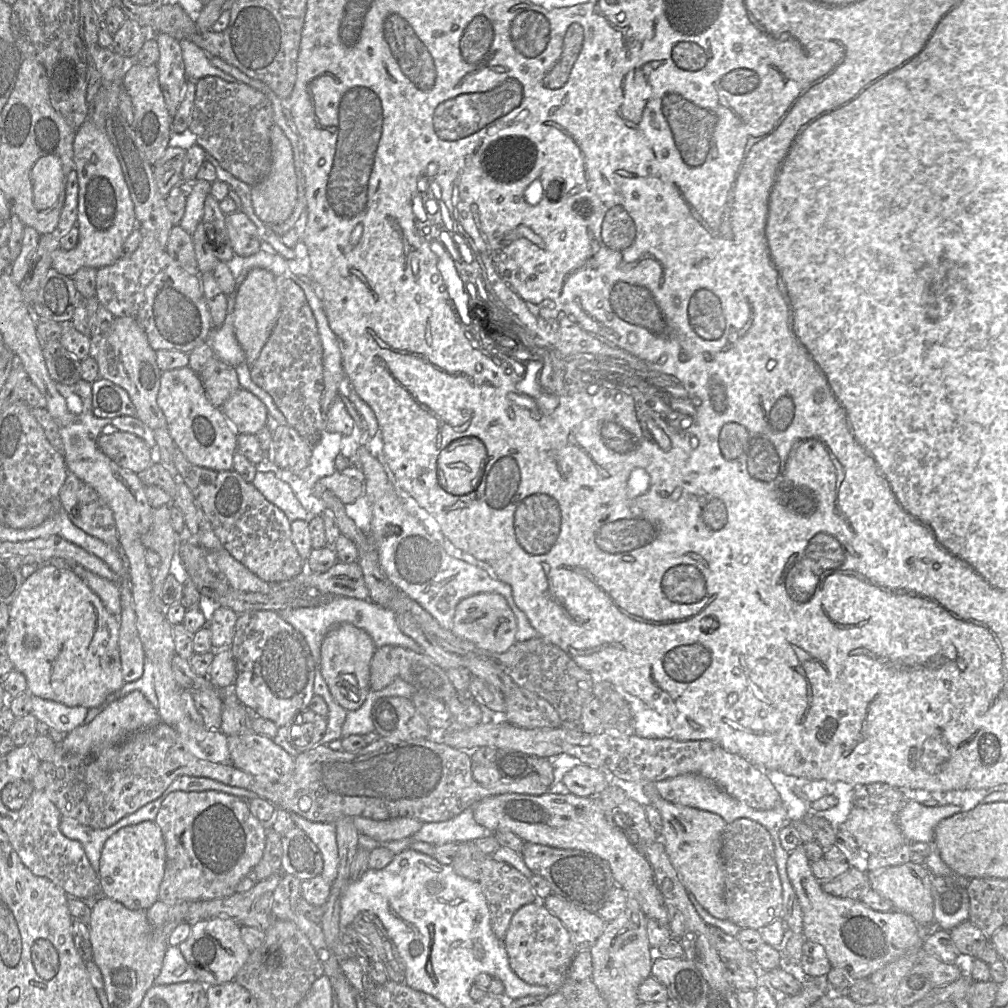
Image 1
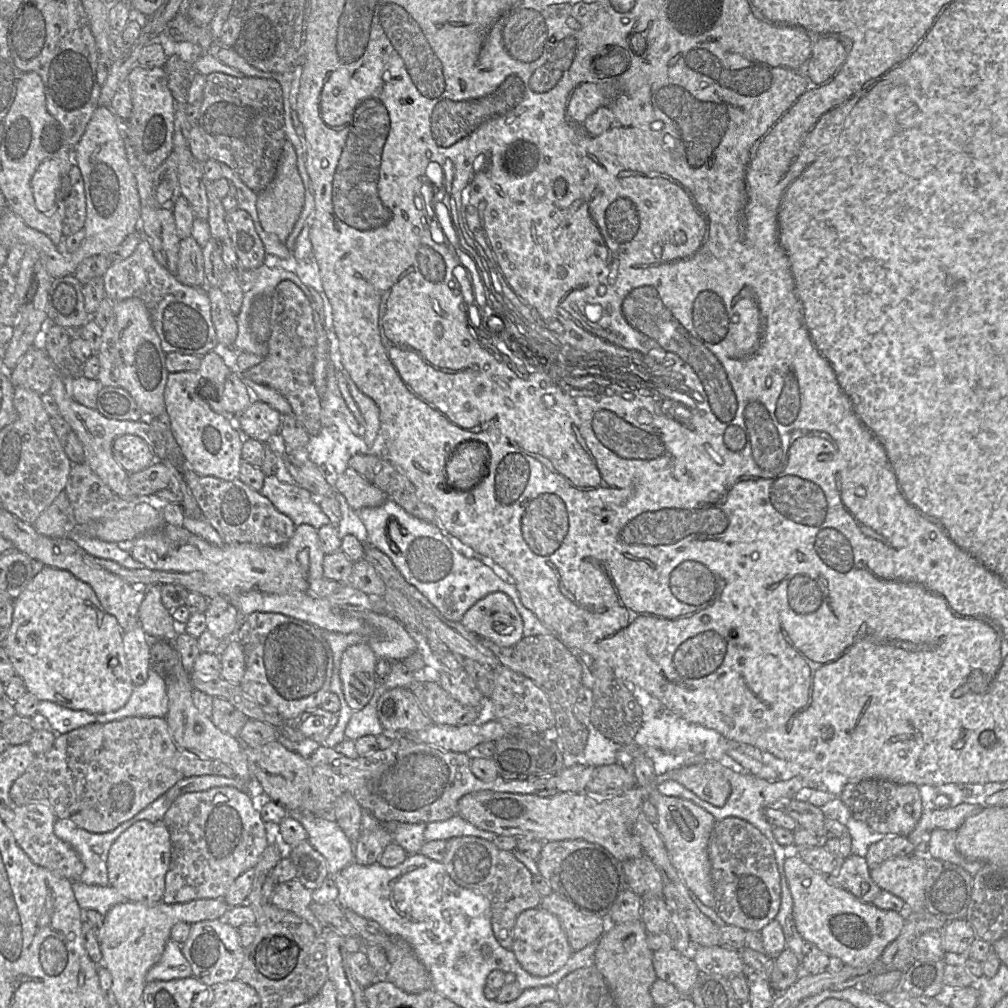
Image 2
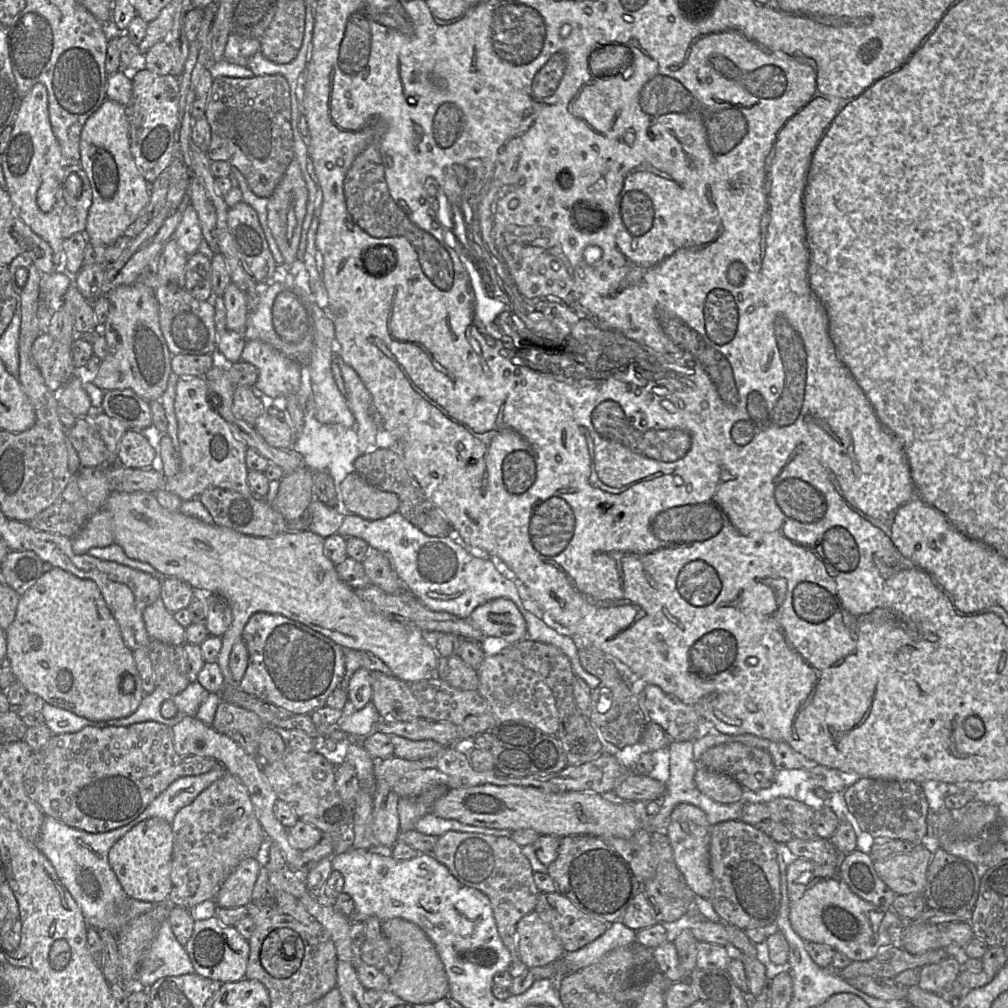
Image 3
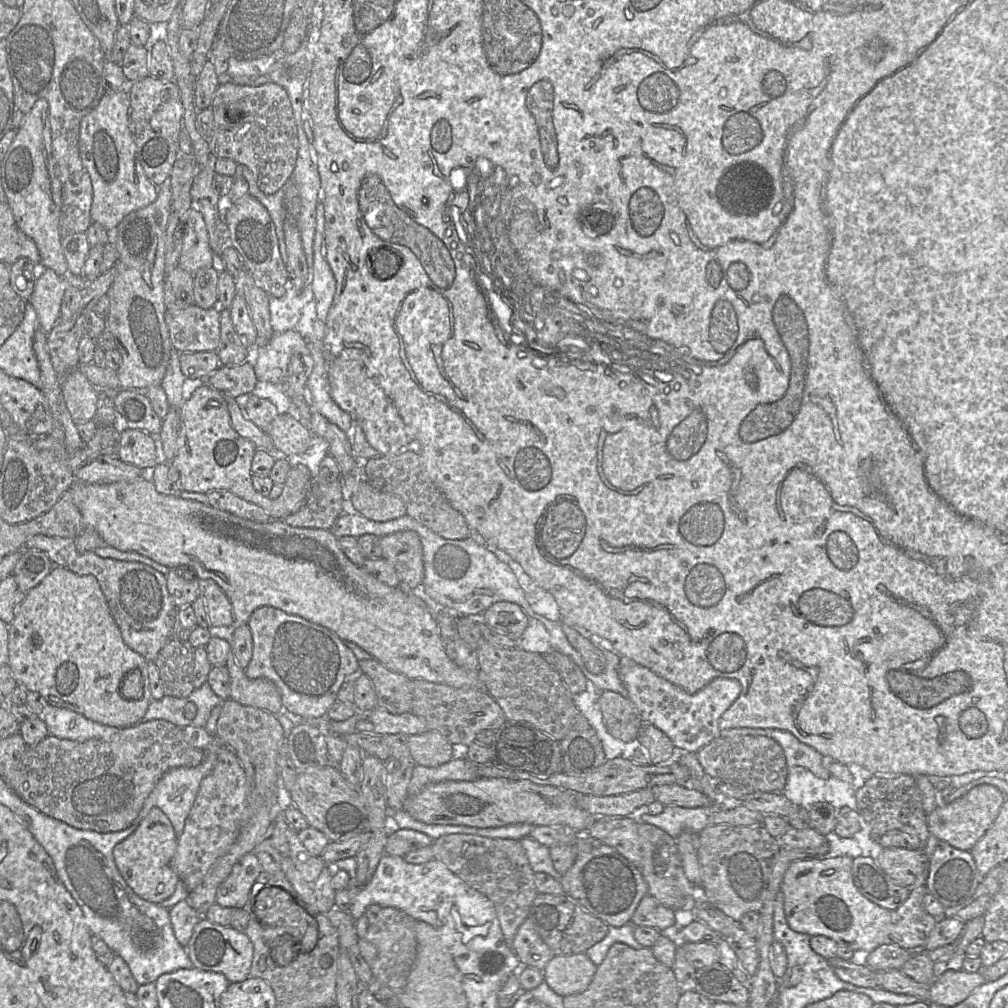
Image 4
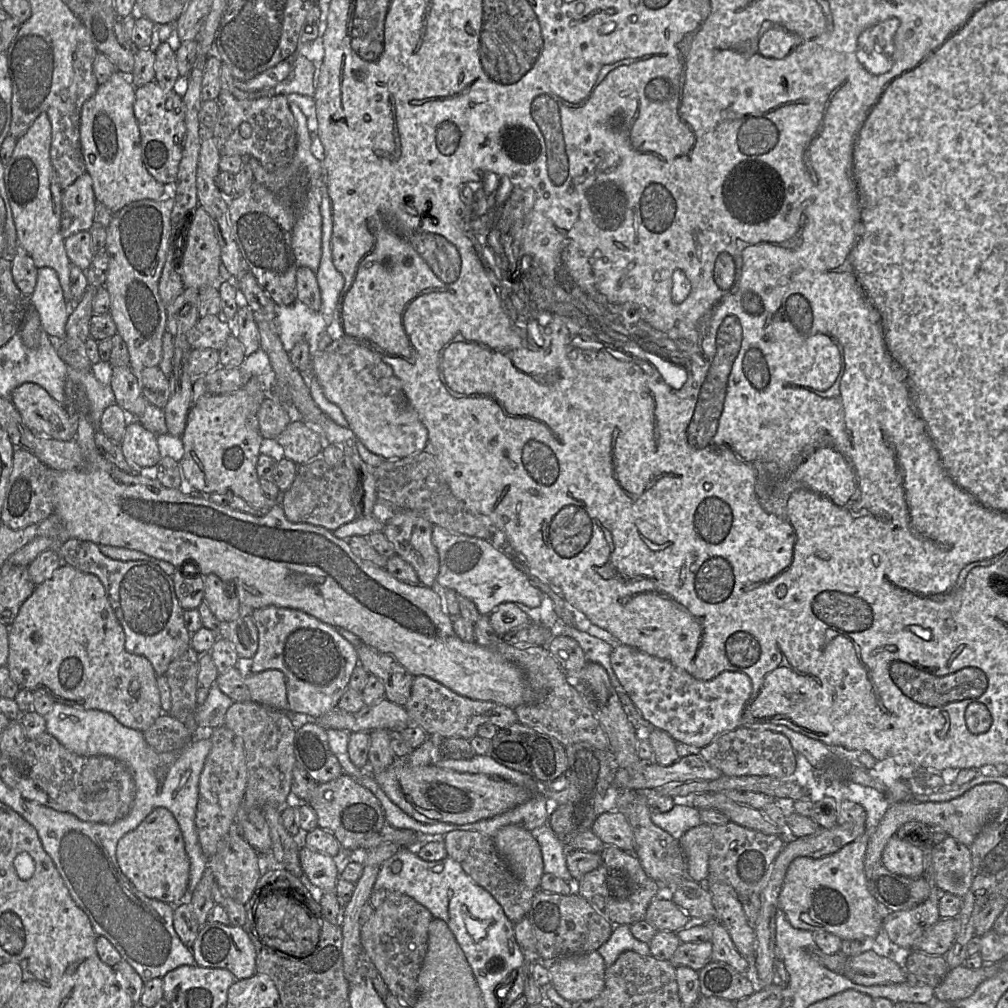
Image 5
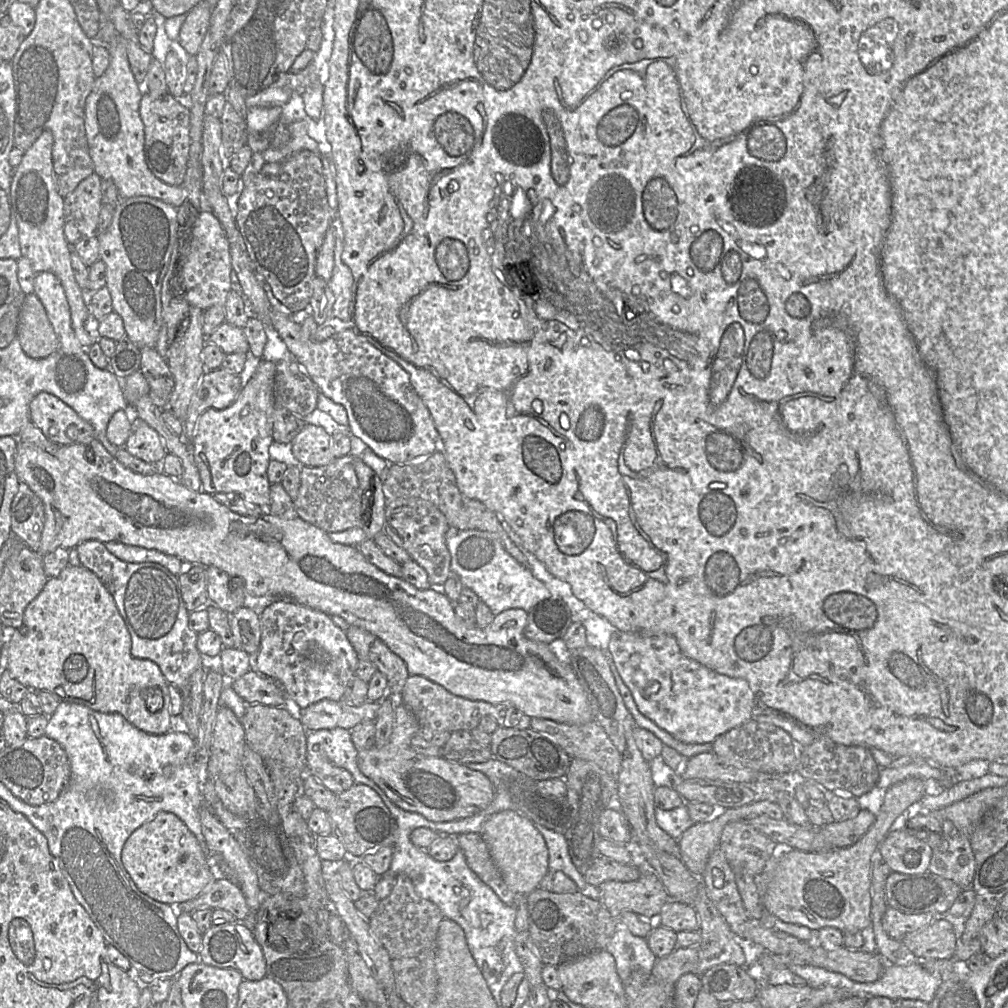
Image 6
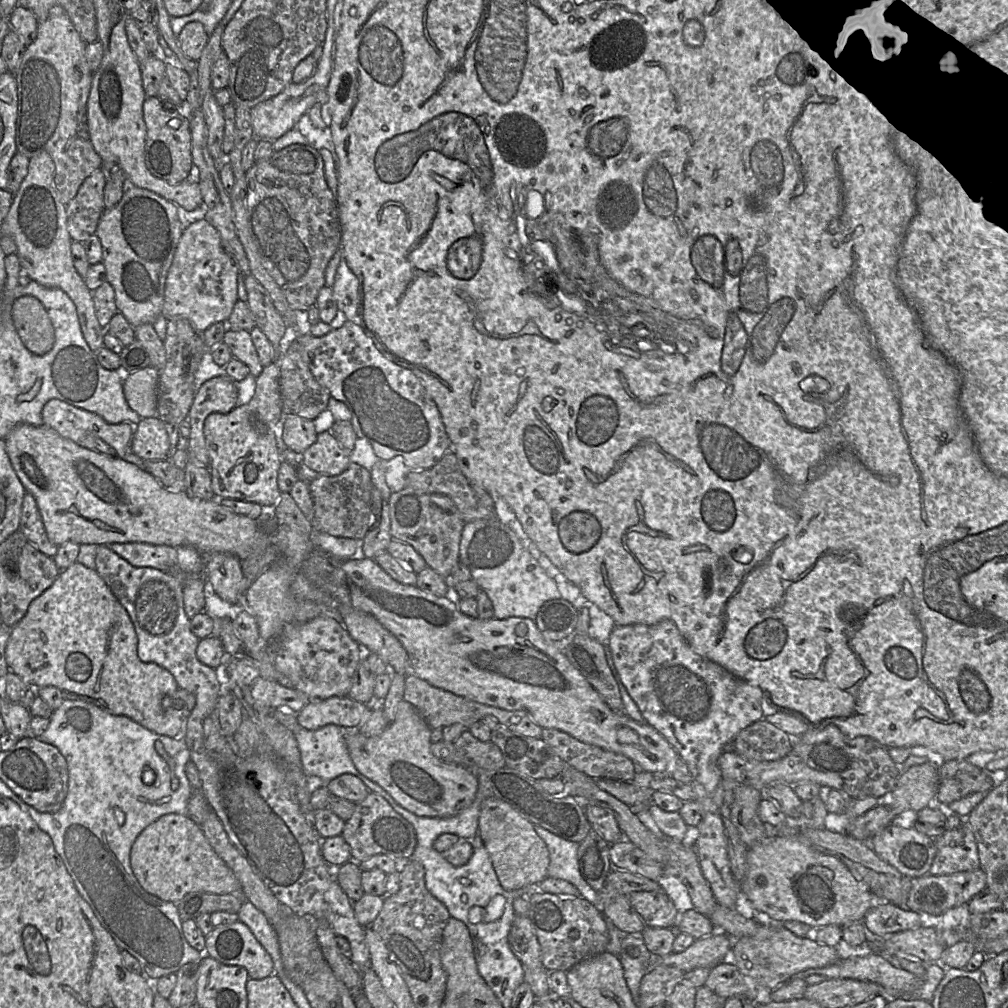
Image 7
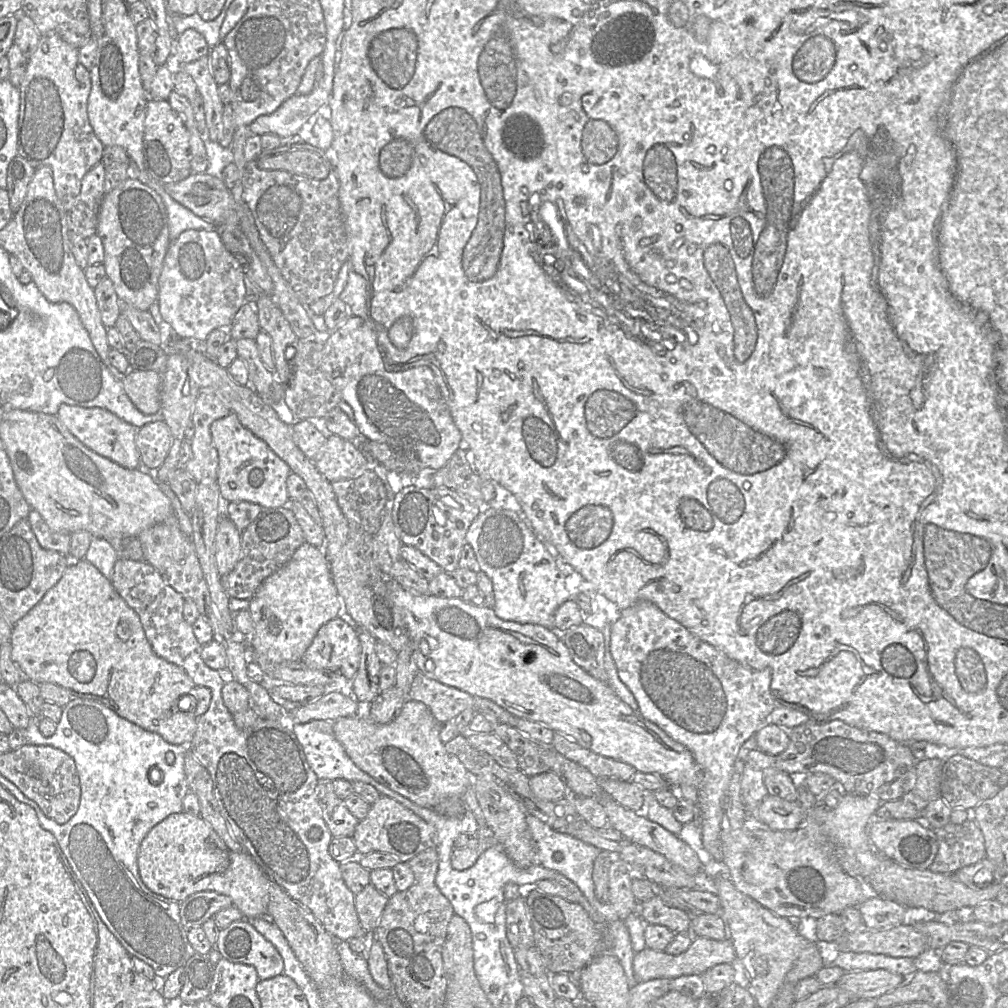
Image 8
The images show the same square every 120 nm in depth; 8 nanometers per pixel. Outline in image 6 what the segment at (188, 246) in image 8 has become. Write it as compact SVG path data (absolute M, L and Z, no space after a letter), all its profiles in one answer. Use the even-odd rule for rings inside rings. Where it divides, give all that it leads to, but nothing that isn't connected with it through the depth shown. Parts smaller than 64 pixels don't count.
M201 211L192 231L189 253L183 259L181 288L185 300L202 311L214 305L224 306L231 291L231 271L229 242L225 231L212 212Z

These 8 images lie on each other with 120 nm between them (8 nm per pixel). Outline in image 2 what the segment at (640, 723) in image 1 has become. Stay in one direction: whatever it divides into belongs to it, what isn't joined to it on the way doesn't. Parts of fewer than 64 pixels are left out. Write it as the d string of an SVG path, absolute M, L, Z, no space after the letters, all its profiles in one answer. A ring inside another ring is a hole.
M653 696L651 697L651 703L647 707L642 708L642 711L642 726L634 738L634 743L643 749L645 756L652 760L656 776L684 766L705 763L708 760L717 761L720 759L719 762L724 766L739 768L740 765L725 754L732 751L755 759L755 756L751 756L739 748L729 746L725 737L716 730L690 723L679 717ZM693 745L703 745L704 752L692 752L691 747Z

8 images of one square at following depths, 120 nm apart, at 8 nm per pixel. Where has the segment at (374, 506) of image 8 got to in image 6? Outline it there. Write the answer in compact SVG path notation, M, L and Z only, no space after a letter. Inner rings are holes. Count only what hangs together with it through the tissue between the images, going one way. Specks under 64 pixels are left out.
M349 454L321 467L303 466L300 488L293 504L301 519L327 533L363 527L362 501L354 468L354 457Z

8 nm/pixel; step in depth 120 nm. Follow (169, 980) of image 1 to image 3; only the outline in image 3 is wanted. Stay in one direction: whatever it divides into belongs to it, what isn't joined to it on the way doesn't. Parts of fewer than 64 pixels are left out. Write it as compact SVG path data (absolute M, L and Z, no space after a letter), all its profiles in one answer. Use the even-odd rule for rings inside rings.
M163 920L144 953L136 976L138 988L148 989L158 979L194 973L190 958L175 935L170 922Z

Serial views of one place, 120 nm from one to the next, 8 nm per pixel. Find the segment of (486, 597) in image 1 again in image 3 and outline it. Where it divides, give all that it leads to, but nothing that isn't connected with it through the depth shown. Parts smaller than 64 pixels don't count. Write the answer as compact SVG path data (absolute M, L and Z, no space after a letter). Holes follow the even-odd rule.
M496 598L481 604L468 618L486 637L499 637L510 644L527 639L525 618L508 598Z

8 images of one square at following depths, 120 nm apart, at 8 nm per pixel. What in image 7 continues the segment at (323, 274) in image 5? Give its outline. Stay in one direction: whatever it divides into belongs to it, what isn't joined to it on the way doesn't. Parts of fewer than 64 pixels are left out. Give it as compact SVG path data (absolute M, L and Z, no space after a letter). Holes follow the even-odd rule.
M342 257L331 289L337 302L338 310L345 314L347 320L351 320L357 315L358 287L359 281L357 277Z

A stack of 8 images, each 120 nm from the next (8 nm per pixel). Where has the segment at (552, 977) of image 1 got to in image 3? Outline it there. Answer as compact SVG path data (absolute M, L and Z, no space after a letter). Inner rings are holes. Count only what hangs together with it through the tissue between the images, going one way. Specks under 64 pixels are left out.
M535 911L523 916L516 930L520 960L527 968L553 964L565 953L550 926Z

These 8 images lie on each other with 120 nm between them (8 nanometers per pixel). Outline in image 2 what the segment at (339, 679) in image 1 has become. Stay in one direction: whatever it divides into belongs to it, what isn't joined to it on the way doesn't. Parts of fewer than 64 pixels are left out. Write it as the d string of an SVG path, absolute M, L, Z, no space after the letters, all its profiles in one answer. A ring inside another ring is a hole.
M367 643L351 645L342 655L338 673L344 699L353 712L363 709L373 696L378 659Z

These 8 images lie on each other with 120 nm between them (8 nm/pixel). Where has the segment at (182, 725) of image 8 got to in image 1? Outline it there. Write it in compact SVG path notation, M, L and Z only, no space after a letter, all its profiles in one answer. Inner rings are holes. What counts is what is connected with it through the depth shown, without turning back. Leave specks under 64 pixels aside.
M42 564L22 583L20 590L9 605L9 623L5 641L7 655L15 670L24 675L27 681L27 692L30 695L61 703L68 707L81 706L87 709L100 706L112 693L119 691L125 684L122 677L121 659L118 646L119 617L112 615L104 607L100 598L73 571L57 568L51 564Z

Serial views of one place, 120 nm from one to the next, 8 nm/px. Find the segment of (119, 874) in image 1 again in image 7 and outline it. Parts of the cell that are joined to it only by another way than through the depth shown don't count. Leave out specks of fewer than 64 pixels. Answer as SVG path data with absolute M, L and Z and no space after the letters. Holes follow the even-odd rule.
M165 814L144 828L132 845L130 865L140 886L164 901L177 903L191 892L242 896L233 871L216 854L200 825L186 815Z

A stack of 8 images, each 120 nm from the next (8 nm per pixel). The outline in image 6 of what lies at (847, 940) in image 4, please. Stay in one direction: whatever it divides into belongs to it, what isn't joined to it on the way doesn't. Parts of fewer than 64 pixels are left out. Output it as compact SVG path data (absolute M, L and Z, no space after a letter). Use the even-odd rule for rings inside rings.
M909 778L903 781L897 782L890 786L886 790L885 799L883 805L876 815L875 821L869 830L853 845L845 847L845 848L836 848L830 851L824 852L807 852L794 848L782 849L778 853L776 853L773 857L771 857L766 863L763 871L758 874L763 874L763 879L766 879L766 892L762 898L762 906L767 915L774 916L784 922L797 924L801 926L808 927L814 933L819 931L824 927L834 927L842 931L843 933L847 933L850 931L861 931L864 928L871 925L871 882L870 882L870 873L871 873L871 860L874 852L878 849L879 844L885 838L887 833L891 830L893 824L897 820L897 818L912 804L917 803L921 800L921 798L926 794L926 782L919 778Z

